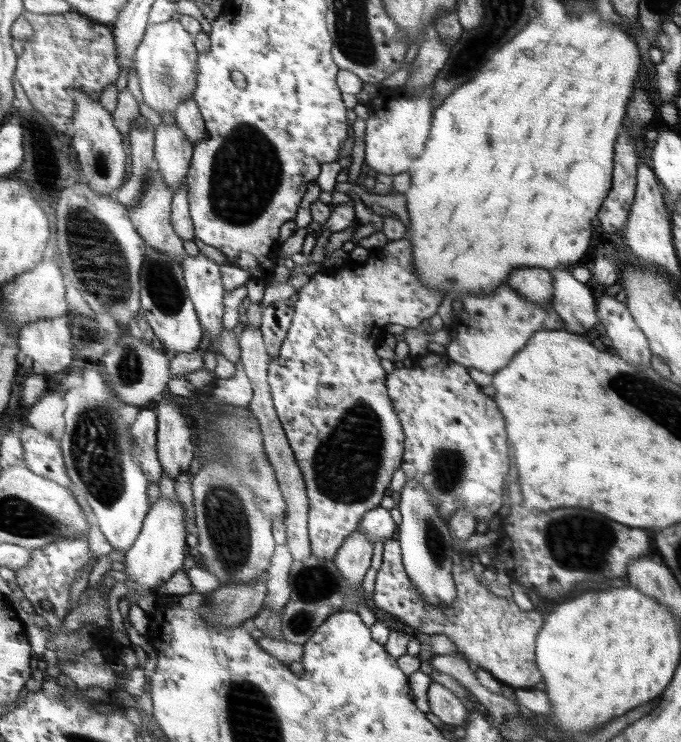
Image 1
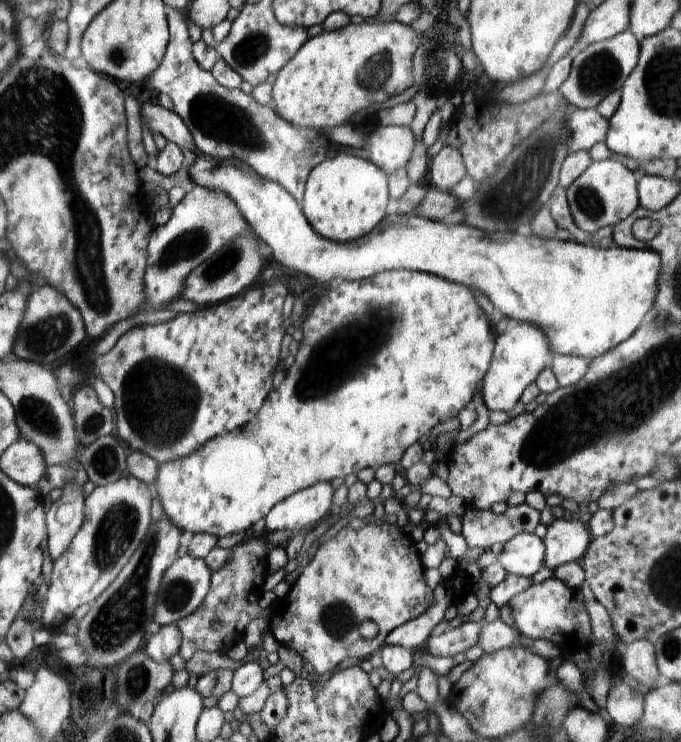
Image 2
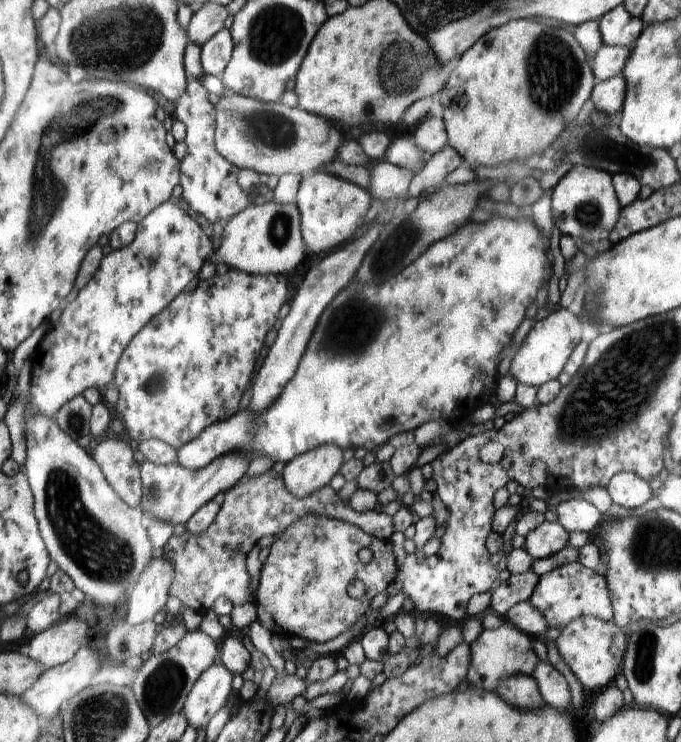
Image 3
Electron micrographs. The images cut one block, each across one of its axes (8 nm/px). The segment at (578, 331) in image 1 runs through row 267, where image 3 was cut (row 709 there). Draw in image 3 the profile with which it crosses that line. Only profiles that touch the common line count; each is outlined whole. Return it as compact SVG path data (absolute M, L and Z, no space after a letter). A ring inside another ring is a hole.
M538 660L531 676L537 683L538 691L546 705L560 711L572 709L571 692L567 681L548 660L546 662Z

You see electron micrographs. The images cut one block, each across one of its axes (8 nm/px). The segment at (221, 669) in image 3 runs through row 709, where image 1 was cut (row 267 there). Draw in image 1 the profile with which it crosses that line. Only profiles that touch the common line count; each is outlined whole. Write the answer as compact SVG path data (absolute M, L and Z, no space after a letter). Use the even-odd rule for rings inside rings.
M201 253L186 256L181 263L188 297L196 308L204 335L210 335L212 344L223 330L225 291L221 282L221 267Z

